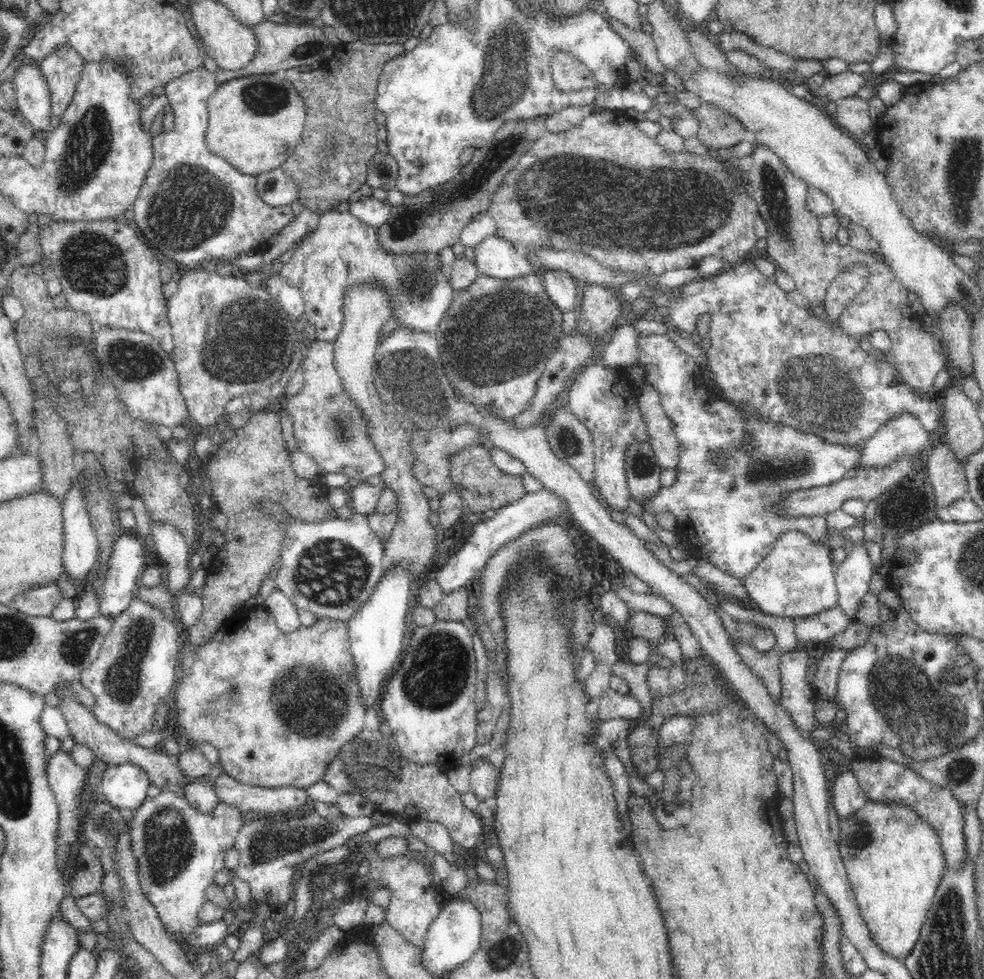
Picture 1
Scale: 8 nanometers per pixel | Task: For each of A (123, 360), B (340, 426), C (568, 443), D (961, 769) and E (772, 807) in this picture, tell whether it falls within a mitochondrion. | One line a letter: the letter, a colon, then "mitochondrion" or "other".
A: mitochondrion
B: mitochondrion
C: mitochondrion
D: mitochondrion
E: other

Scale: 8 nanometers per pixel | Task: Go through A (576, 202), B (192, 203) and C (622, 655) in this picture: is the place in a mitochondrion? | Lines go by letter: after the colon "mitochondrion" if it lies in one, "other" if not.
A: mitochondrion
B: mitochondrion
C: other

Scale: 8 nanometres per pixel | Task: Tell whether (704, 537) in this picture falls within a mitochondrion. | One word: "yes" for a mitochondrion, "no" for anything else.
no

